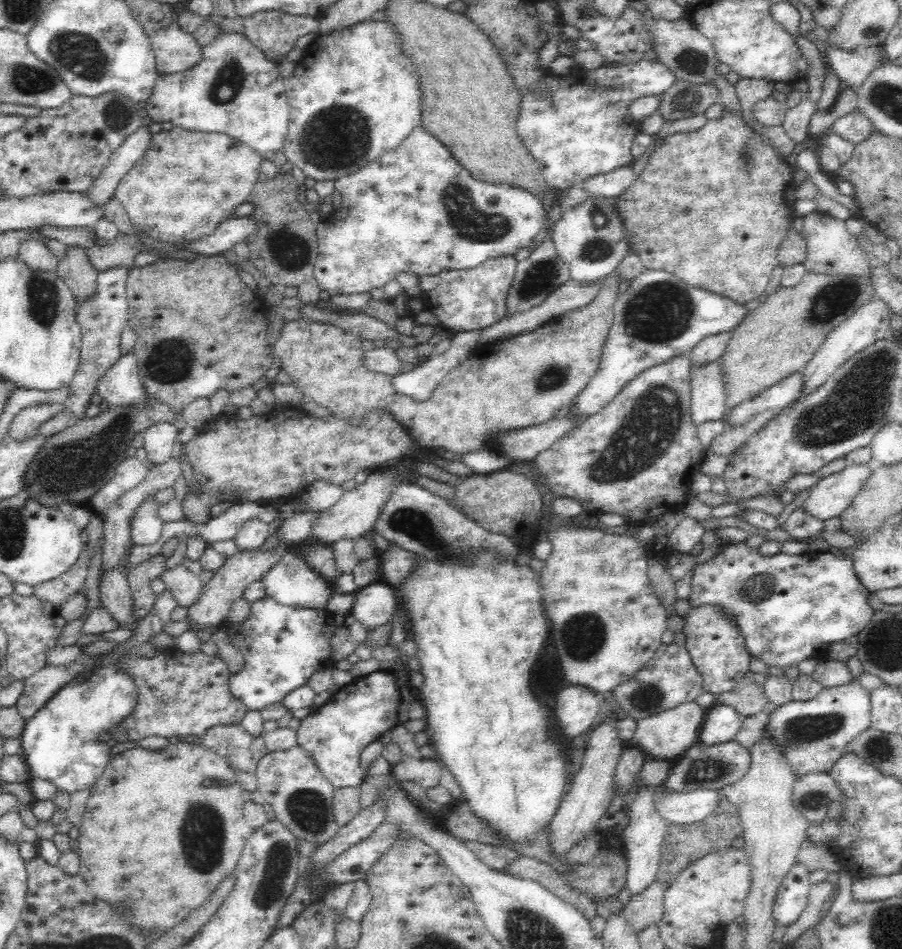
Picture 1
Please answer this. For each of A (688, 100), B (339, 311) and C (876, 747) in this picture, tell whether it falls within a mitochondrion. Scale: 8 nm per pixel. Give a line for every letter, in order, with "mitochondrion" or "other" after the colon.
A: mitochondrion
B: other
C: mitochondrion

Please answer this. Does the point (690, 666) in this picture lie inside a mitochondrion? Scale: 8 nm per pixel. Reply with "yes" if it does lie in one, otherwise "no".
no

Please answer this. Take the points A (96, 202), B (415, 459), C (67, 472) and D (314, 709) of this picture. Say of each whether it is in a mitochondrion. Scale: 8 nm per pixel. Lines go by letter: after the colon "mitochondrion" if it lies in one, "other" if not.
A: other
B: other
C: mitochondrion
D: other

